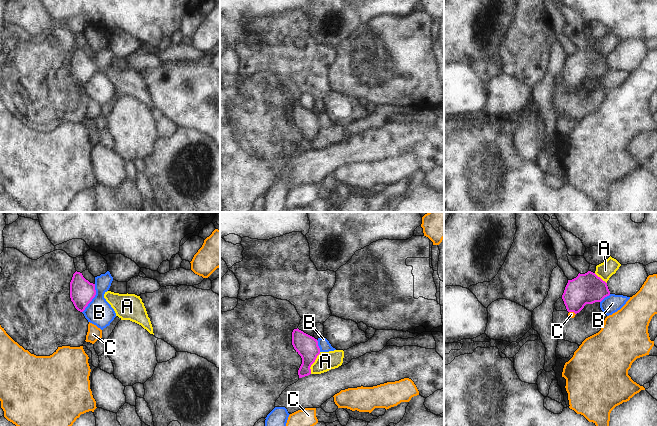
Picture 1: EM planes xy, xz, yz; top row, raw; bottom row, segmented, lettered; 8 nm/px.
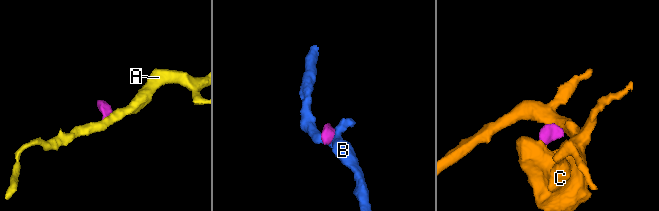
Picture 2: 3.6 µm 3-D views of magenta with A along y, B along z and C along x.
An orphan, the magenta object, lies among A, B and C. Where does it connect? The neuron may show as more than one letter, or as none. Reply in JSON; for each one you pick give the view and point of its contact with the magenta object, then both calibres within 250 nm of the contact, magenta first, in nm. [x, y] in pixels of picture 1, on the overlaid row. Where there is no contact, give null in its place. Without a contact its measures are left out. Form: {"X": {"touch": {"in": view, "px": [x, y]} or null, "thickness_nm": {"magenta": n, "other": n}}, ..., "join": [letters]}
{"join": []}

